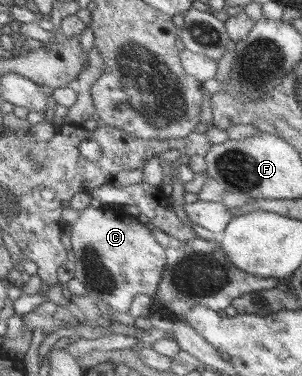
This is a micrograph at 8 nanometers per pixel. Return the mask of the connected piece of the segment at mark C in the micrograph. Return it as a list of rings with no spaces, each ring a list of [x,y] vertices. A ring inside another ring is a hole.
[[[88,207],[80,214],[80,218],[73,224],[71,243],[78,259],[75,263],[75,278],[85,286],[88,296],[96,301],[108,303],[118,312],[128,313],[136,296],[144,294],[154,298],[160,290],[164,274],[167,273],[169,257],[166,256],[166,248],[156,240],[153,226],[141,217],[131,216],[118,207],[113,210]]]

